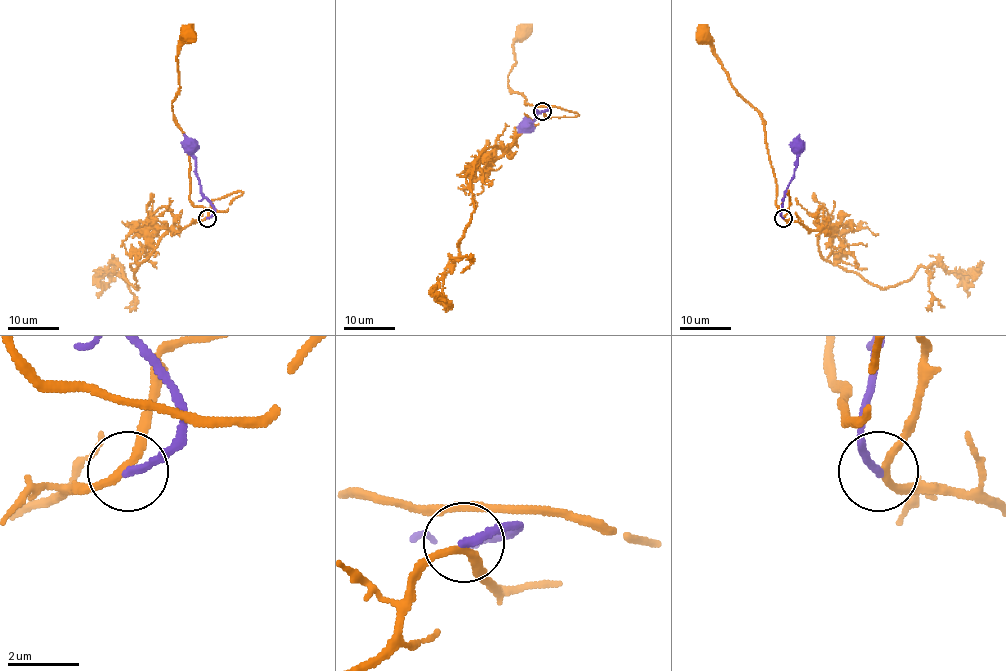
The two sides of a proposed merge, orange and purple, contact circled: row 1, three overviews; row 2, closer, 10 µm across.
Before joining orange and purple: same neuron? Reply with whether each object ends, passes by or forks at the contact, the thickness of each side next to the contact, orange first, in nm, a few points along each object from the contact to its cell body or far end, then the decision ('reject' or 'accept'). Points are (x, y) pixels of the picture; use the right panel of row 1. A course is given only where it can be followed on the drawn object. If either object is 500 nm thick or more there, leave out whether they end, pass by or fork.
orange passes by | purple ends | 200/240 nm | orange via (784, 218), (789, 207), (789, 191), (780, 211), (776, 180), (758, 112), (732, 84), (710, 35), (700, 24) | purple via (782, 218), (781, 205), (798, 157), (799, 134) | reject

